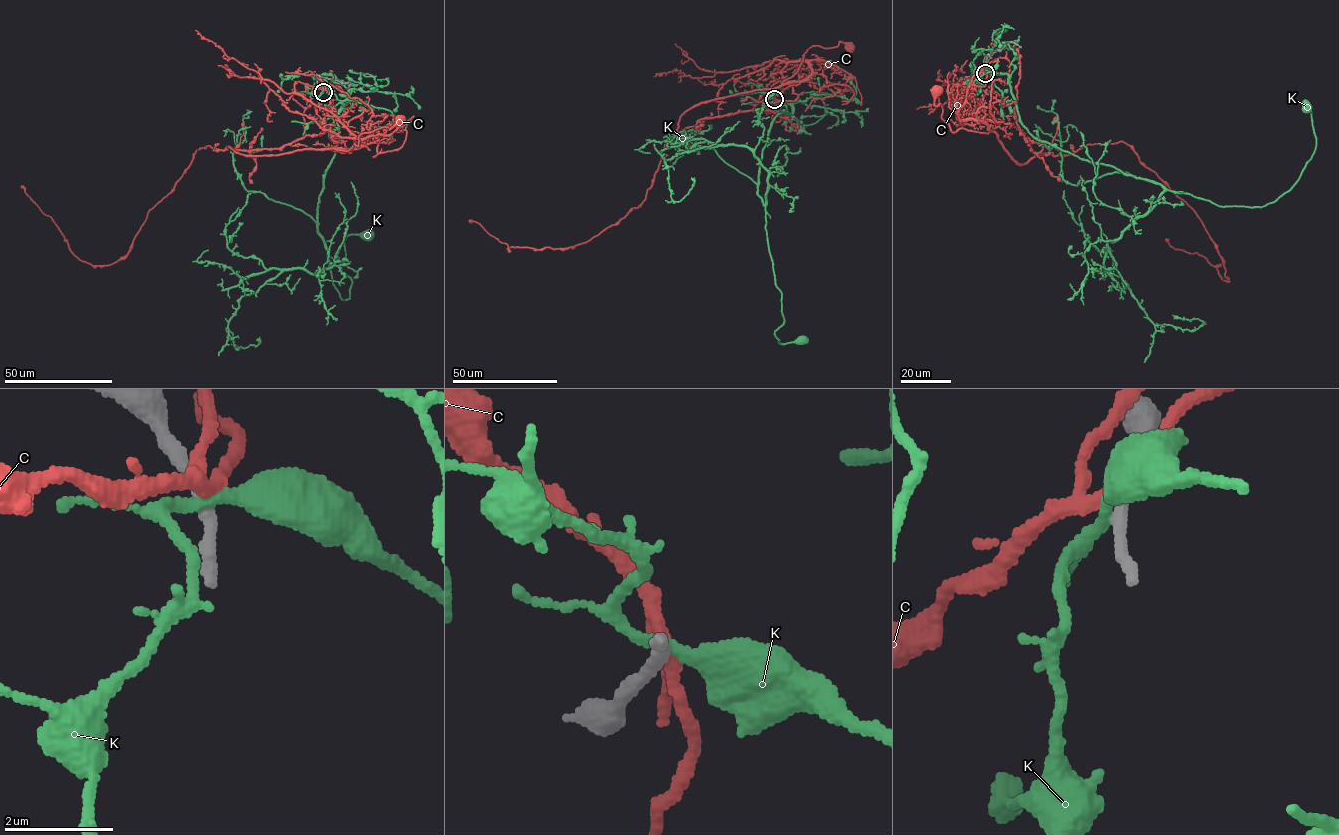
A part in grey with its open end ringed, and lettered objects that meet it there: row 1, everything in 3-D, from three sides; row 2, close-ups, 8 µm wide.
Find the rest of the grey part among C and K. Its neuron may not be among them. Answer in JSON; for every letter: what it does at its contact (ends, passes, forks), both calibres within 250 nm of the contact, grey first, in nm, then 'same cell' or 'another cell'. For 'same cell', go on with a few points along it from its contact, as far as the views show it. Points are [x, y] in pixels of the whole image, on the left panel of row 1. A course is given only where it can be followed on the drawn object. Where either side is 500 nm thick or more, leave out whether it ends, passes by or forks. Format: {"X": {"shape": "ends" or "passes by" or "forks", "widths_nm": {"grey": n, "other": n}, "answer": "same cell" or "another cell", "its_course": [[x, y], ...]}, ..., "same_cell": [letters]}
{"C": {"shape": "forks", "widths_nm": {"grey": 220, "other": 200}, "answer": "another cell"}, "K": {"shape": "passes by", "widths_nm": {"grey": 220, "other": 240}, "answer": "another cell"}, "same_cell": []}

